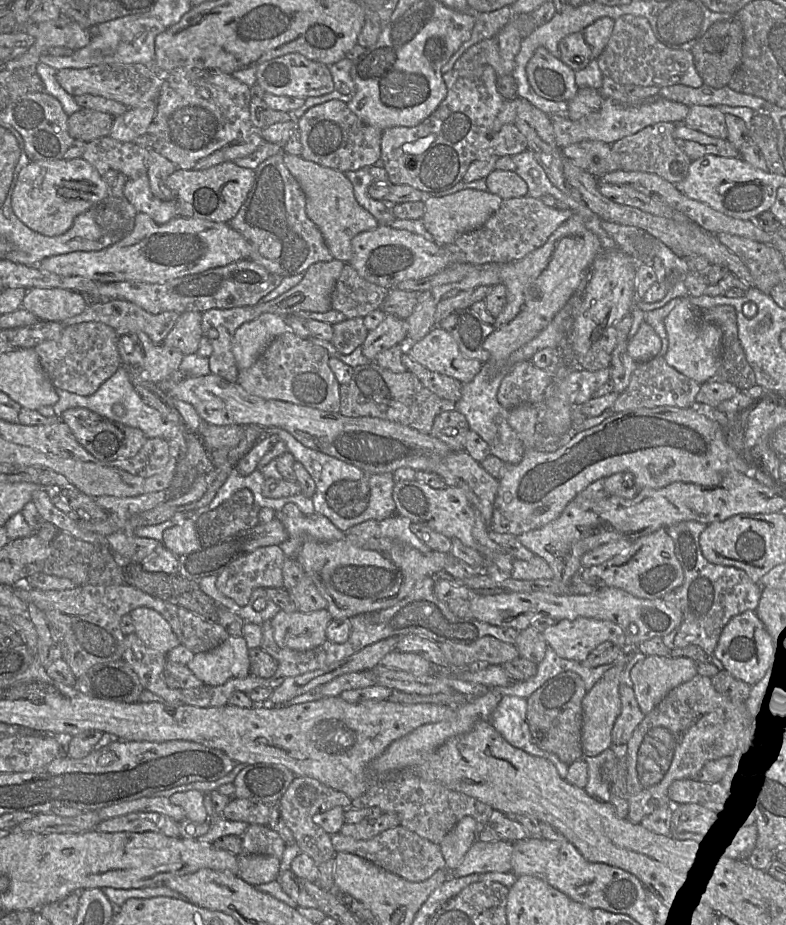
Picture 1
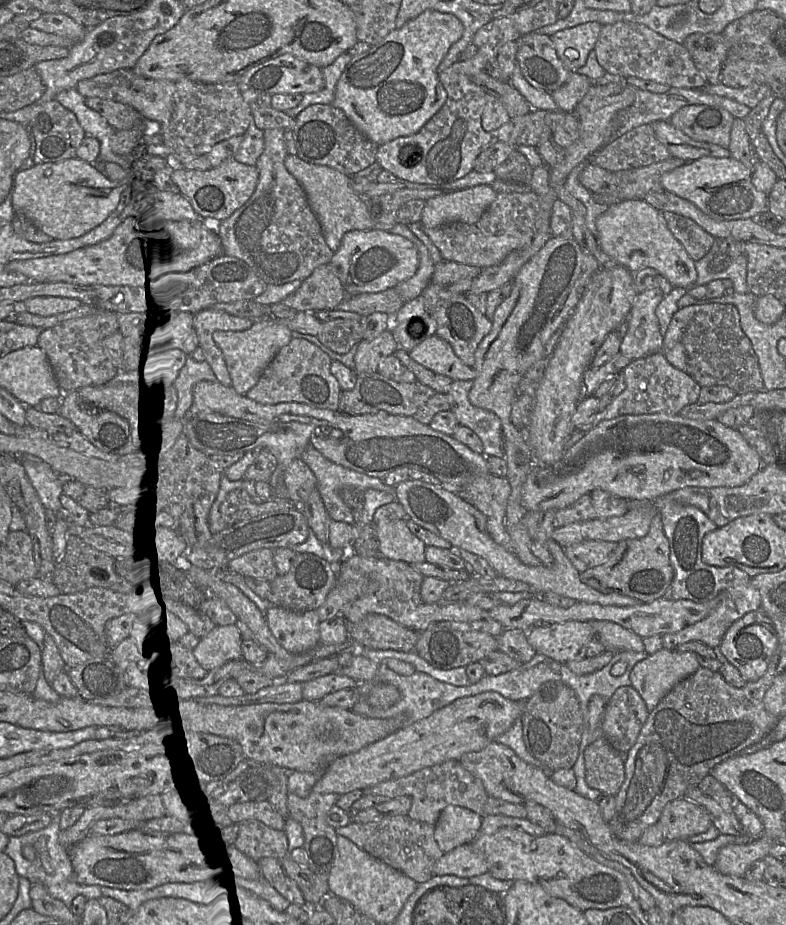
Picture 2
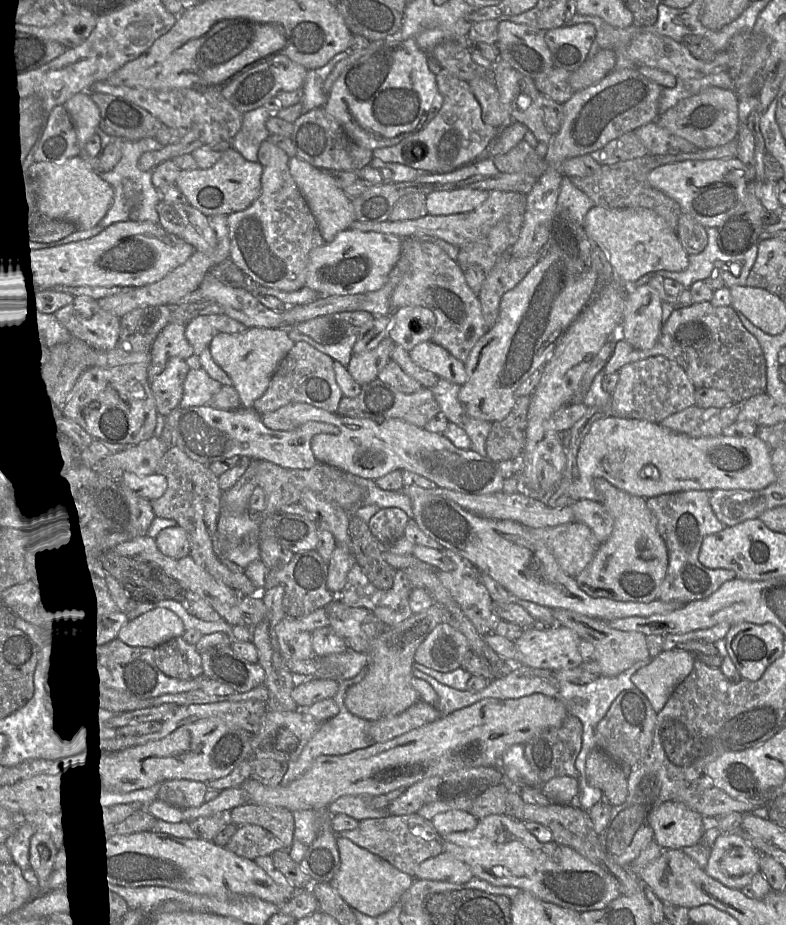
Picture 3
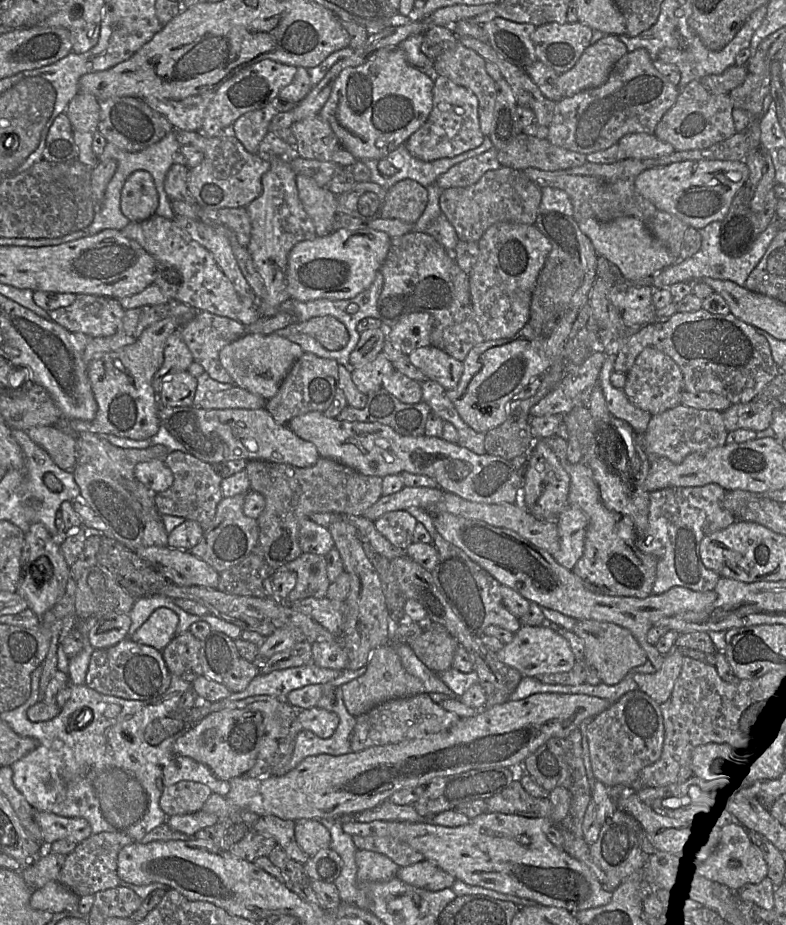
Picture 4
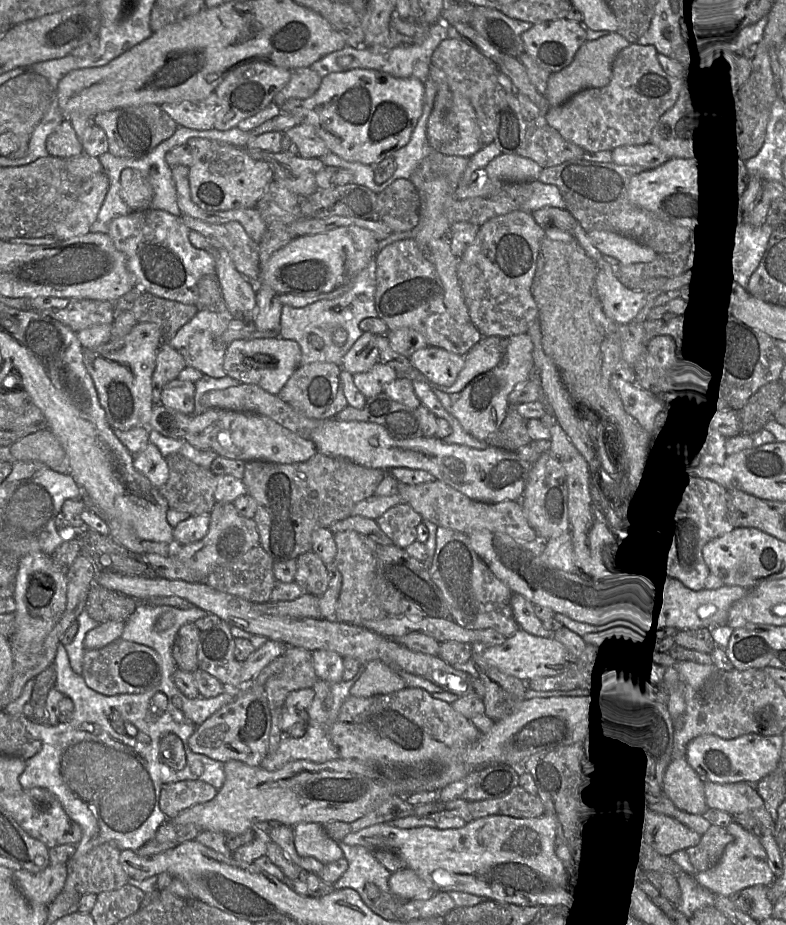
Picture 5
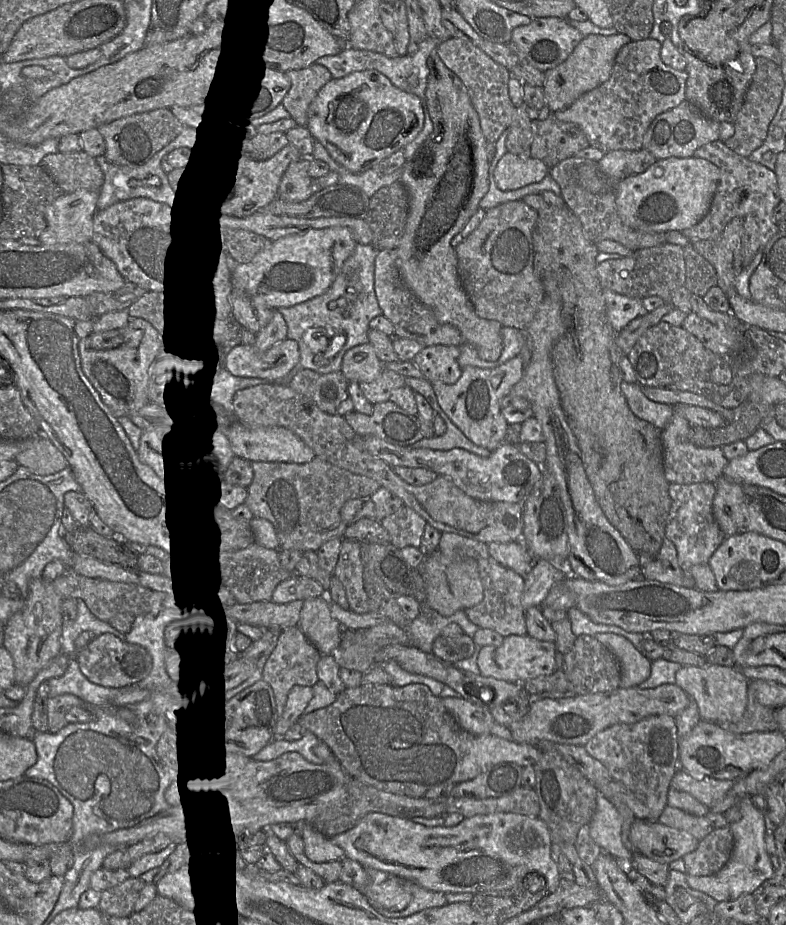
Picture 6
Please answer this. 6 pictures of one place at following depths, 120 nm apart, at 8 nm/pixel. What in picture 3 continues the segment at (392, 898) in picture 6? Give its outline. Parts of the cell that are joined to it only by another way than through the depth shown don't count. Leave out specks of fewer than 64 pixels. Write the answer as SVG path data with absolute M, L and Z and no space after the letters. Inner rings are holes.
M444 850L439 855L420 863L414 875L414 878L419 880L447 881L457 884L464 884L473 877L467 864Z

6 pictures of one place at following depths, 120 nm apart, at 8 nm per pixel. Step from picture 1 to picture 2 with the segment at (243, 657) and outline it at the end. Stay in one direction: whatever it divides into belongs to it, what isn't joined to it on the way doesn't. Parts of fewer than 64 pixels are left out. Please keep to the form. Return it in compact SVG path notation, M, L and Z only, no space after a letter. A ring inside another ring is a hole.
M236 625L216 626L201 638L192 653L198 663L209 672L227 662L241 660L242 640Z

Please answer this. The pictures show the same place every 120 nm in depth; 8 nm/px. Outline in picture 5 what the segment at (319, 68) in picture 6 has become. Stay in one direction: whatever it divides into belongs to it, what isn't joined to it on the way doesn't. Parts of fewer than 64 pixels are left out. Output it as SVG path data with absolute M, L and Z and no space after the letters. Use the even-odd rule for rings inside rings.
M311 67L290 70L288 83L277 93L273 102L279 107L289 99L307 99L319 88L322 78Z

